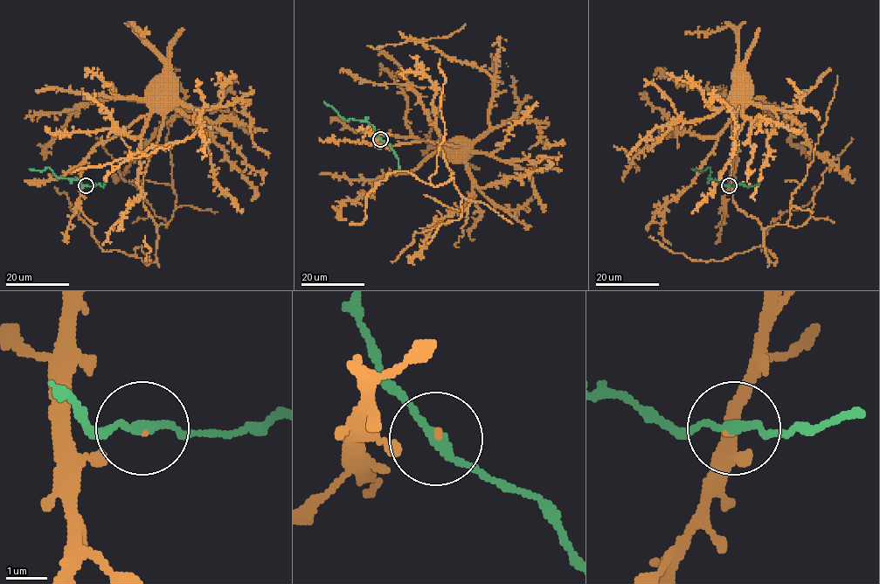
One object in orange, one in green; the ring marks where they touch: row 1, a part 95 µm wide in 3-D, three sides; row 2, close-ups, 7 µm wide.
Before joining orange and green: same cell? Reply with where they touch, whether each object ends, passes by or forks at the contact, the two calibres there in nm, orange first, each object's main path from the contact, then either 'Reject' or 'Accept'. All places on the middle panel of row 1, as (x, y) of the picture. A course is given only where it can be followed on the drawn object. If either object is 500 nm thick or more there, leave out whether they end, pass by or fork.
Place: (380, 139). At the ring orange ends. At the ring green passes by. Thickness 60 nm (orange) against 220 nm. Course of orange: (380, 139), (375, 139), (375, 143), (391, 147), (413, 142), (455, 142). Course of green: (380, 139), (372, 125), (346, 121), (323, 101). Accept

